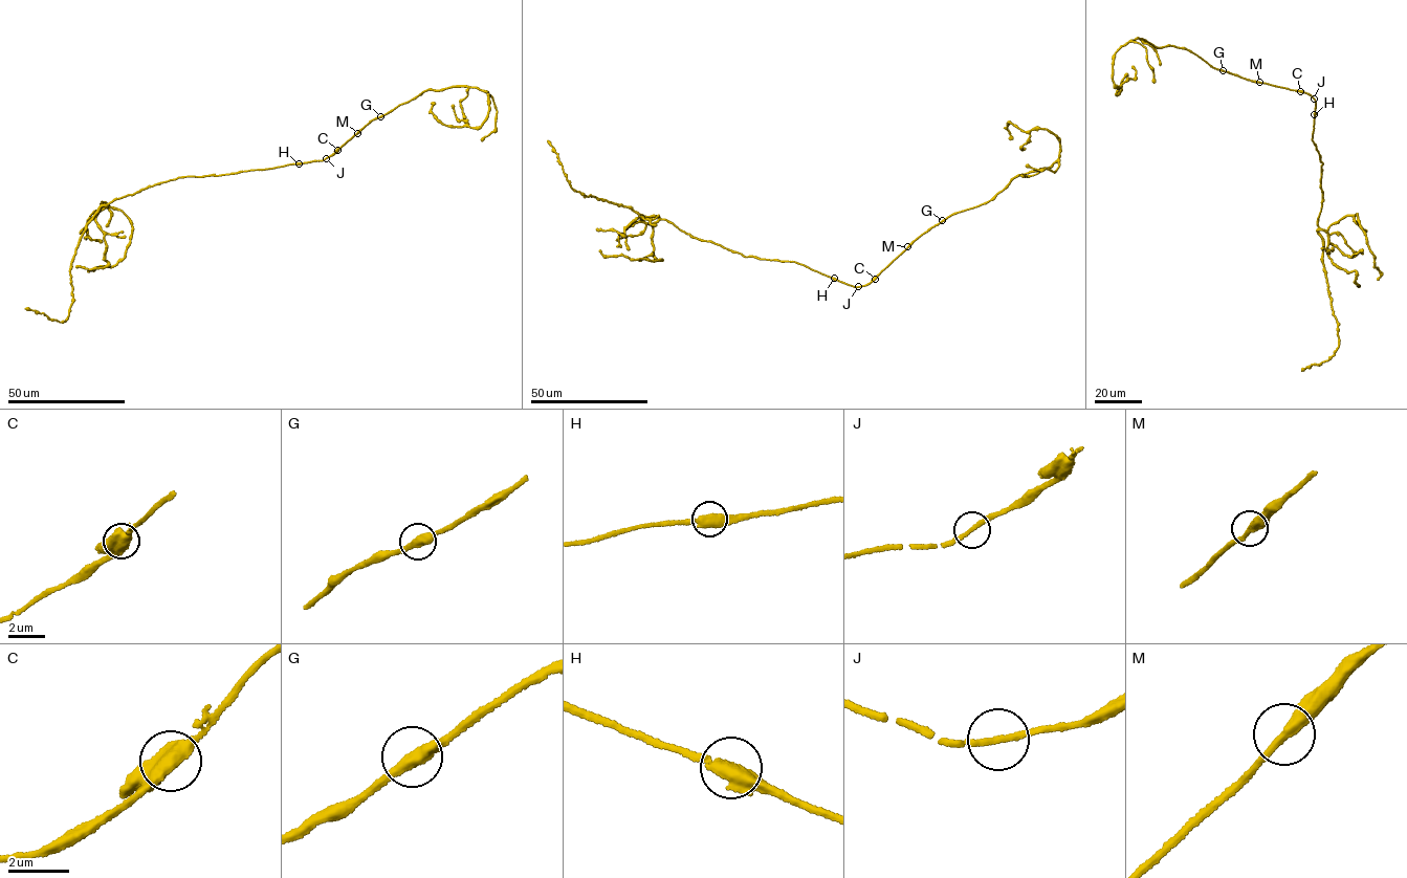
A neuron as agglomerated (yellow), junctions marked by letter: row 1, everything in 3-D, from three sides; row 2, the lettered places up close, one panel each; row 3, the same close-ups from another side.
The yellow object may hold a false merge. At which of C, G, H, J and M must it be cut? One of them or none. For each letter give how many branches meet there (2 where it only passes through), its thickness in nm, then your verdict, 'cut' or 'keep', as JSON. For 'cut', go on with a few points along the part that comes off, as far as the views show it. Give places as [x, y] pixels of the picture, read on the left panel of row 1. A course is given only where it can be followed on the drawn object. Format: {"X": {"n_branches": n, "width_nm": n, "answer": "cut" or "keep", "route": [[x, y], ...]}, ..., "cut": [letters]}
{"C": {"n_branches": 2, "width_nm": 650, "answer": "keep"}, "G": {"n_branches": 2, "width_nm": 400, "answer": "keep"}, "H": {"n_branches": 2, "width_nm": 480, "answer": "keep"}, "J": {"n_branches": 2, "width_nm": 200, "answer": "keep"}, "M": {"n_branches": 2, "width_nm": 360, "answer": "keep"}, "cut": []}

